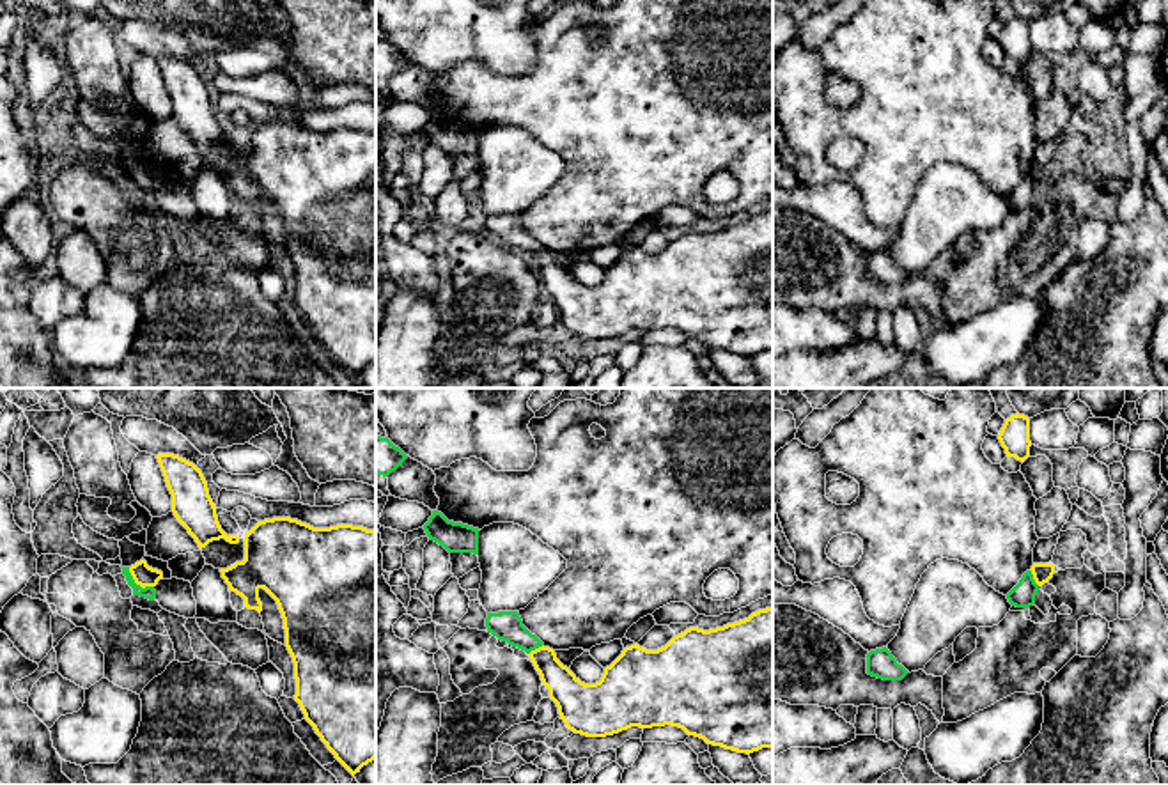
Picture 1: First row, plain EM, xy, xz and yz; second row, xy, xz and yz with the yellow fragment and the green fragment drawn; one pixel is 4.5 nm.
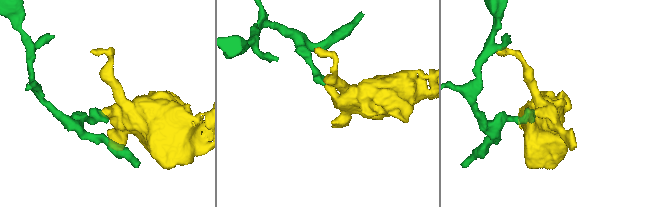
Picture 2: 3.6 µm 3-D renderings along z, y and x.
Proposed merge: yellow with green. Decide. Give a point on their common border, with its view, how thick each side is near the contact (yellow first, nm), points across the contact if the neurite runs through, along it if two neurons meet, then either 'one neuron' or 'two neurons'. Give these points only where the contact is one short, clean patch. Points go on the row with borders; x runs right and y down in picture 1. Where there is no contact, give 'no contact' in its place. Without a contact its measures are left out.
contact xy (137, 583); calibres 100 and 60 nm; border xy (128, 567), (137, 583), (153, 587); two neurons

